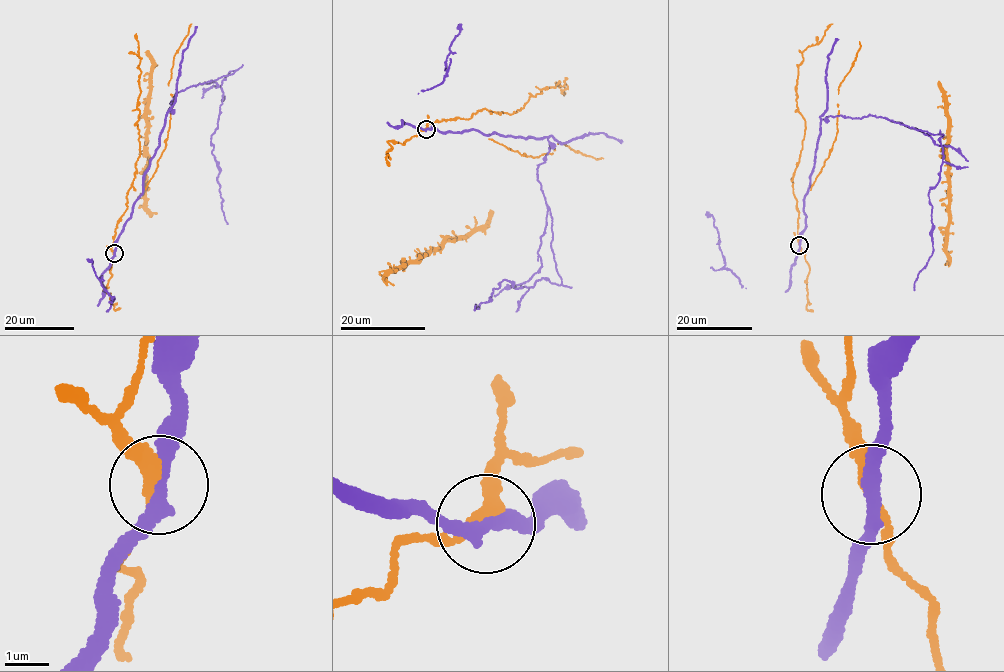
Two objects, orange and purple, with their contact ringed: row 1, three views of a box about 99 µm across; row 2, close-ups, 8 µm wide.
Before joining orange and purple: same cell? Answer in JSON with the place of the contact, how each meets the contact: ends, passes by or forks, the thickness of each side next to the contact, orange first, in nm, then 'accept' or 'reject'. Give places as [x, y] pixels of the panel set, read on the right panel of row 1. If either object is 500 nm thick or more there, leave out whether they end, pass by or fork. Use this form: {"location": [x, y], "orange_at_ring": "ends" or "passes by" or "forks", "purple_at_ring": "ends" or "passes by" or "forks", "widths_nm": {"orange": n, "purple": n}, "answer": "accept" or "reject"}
{"location": [799, 245], "orange_at_ring": "passes by", "purple_at_ring": "passes by", "widths_nm": {"orange": 240, "purple": 320}, "answer": "reject"}

